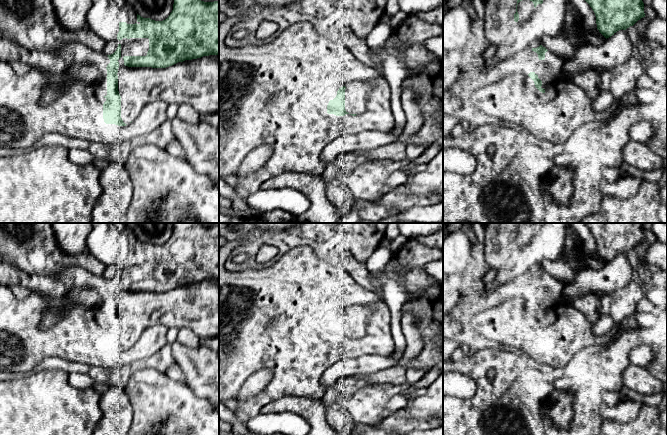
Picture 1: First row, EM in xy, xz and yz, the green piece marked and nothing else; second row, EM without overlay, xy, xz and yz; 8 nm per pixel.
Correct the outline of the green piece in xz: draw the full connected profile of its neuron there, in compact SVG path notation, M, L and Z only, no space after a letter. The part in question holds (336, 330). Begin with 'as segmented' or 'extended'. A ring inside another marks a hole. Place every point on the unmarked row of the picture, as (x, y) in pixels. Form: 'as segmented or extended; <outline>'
as segmented; M345 310L339 312L336 321L333 324L329 325L327 329L328 338L334 338L336 340L344 340L346 338L349 338L345 334L345 313Z

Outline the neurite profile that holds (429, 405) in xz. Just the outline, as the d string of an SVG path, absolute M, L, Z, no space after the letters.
M443 371L436 380L427 387L423 396L412 396L409 404L404 408L407 415L416 419L436 417L443 425Z

